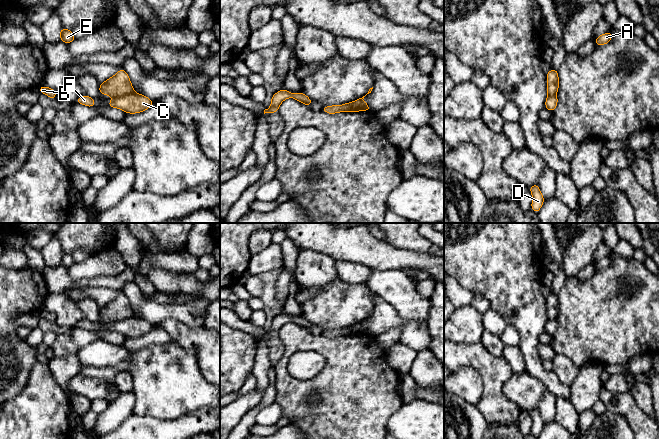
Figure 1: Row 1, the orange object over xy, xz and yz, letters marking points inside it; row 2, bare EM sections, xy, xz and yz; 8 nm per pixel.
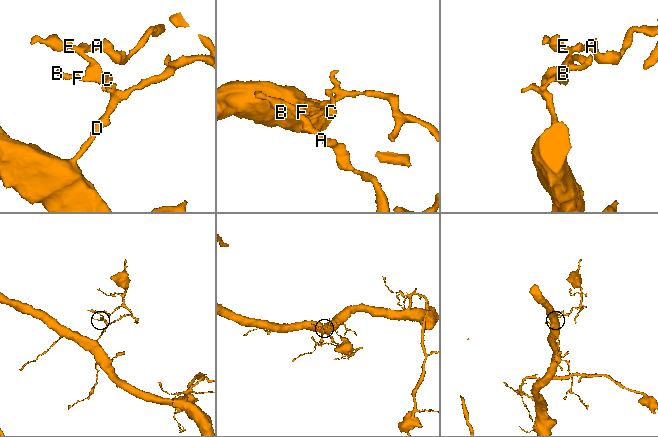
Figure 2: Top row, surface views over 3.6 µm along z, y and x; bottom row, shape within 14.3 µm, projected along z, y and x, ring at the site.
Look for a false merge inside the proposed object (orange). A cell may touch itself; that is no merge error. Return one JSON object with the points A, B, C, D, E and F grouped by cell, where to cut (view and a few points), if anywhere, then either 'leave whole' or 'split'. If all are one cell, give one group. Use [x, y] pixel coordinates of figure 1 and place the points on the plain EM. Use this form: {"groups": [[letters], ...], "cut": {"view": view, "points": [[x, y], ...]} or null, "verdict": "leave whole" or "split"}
{"groups": [["A", "E"], ["B", "C", "D", "F"]], "cut": {"view": "xy", "points": [[133, 314], [114, 321]]}, "verdict": "split"}

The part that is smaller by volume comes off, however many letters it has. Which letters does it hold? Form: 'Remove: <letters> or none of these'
Remove: A, E

